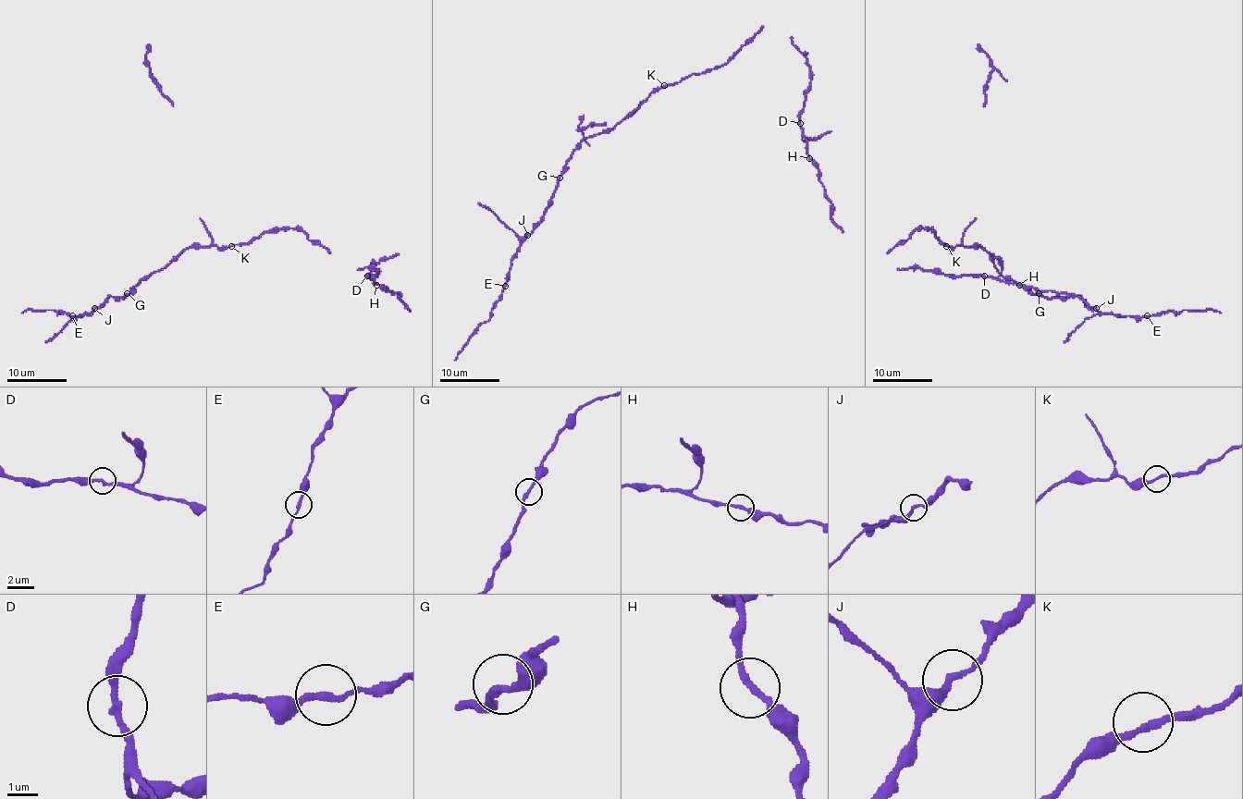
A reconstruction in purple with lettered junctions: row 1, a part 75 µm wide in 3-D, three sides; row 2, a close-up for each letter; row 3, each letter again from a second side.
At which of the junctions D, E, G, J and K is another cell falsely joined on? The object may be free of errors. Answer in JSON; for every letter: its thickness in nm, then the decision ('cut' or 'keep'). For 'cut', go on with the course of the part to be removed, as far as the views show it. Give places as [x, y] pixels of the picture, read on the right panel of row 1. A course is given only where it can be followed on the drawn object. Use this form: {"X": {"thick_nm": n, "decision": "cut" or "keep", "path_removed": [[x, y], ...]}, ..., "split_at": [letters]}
{"D": {"thick_nm": 220, "decision": "keep"}, "E": {"thick_nm": 200, "decision": "keep"}, "G": {"thick_nm": 240, "decision": "keep"}, "J": {"thick_nm": 240, "decision": "keep"}, "K": {"thick_nm": 200, "decision": "keep"}, "split_at": []}

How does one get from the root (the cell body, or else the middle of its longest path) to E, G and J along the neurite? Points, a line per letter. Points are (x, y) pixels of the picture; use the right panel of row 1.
E: (948, 246), (980, 246), (1004, 277), (1034, 293), (1049, 298), (1080, 296), (1102, 313), (1147, 315)
G: (948, 246), (980, 246), (1004, 277), (1039, 293)
J: (948, 246), (980, 246), (1004, 277), (1027, 288), (1034, 293), (1049, 298), (1080, 296), (1096, 308)

